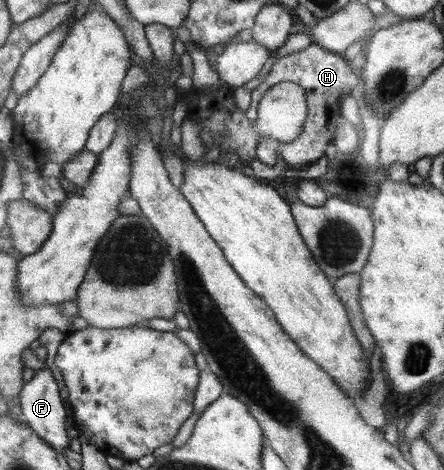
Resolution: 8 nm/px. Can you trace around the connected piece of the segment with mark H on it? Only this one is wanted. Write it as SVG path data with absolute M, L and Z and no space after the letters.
M311 42L307 48L299 52L291 52L279 58L264 77L264 81L251 90L251 104L246 111L246 116L251 122L255 122L259 100L267 89L282 81L293 81L304 89L308 105L307 117L303 130L295 141L283 144L269 137L261 138L255 150L256 159L271 168L277 165L278 159L281 159L286 163L288 173L292 174L302 175L302 172L307 174L307 167L310 169L310 174L319 173L327 147L335 141L337 119L342 115L341 101L359 85L359 77L356 73L356 69L344 55L331 52L315 42Z

